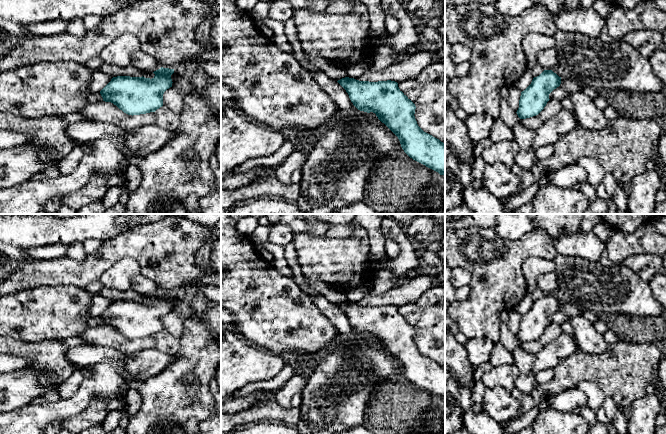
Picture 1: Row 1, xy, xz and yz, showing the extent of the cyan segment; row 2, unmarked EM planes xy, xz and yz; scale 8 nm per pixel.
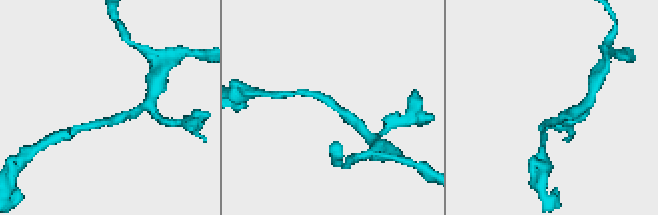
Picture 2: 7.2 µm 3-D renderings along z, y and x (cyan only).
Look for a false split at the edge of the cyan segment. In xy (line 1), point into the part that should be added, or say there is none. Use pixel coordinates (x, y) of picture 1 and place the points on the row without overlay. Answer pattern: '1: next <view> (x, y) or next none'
1: next none

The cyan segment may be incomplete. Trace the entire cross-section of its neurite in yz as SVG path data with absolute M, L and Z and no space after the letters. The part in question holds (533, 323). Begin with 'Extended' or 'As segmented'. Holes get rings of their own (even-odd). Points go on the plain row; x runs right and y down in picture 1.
As segmented. M544 294L539 300L534 301L531 308L521 316L517 339L526 343L538 339L546 330L549 318L559 311L561 301L552 294Z

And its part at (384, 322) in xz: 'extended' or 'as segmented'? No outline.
as segmented

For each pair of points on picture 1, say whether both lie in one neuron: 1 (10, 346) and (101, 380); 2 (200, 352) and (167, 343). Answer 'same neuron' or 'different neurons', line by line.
1: different neurons
2: different neurons

